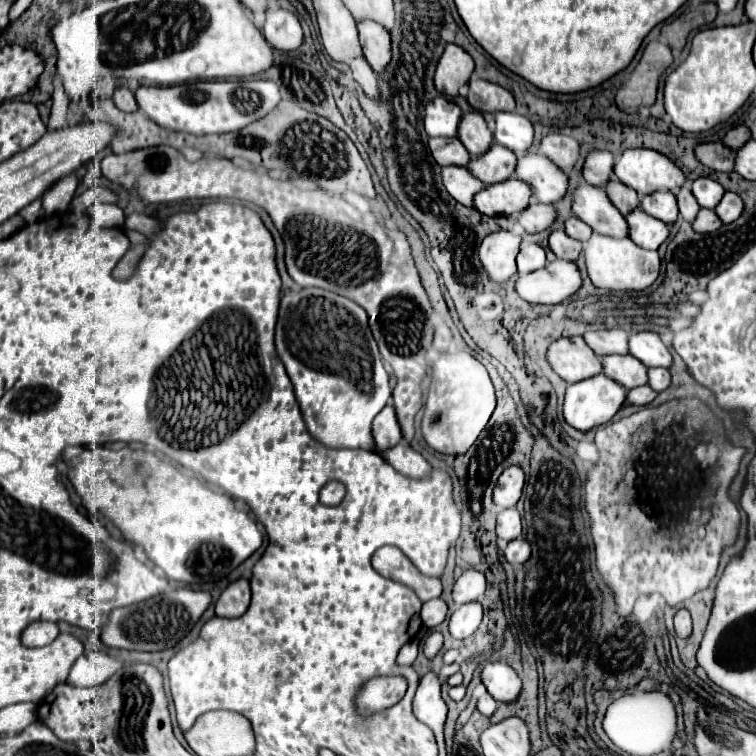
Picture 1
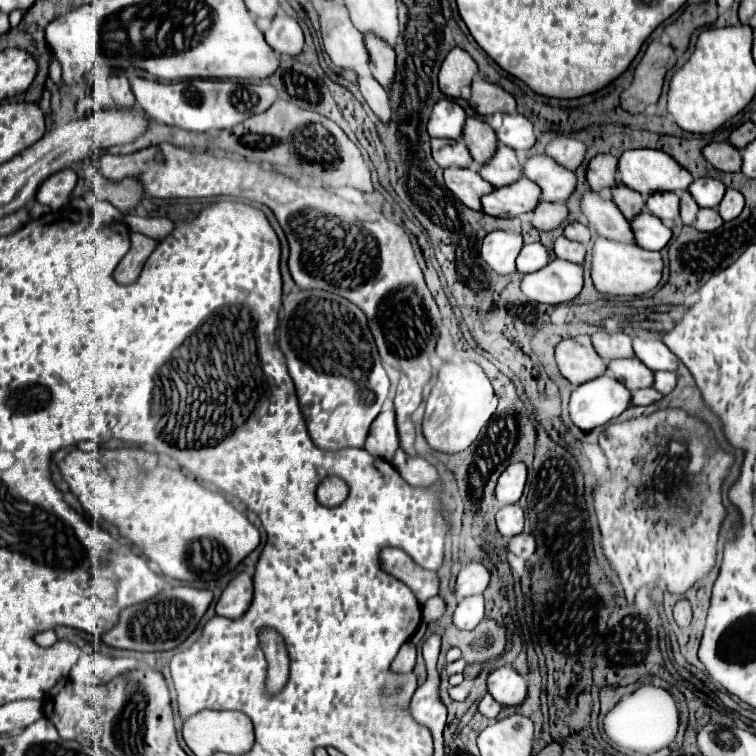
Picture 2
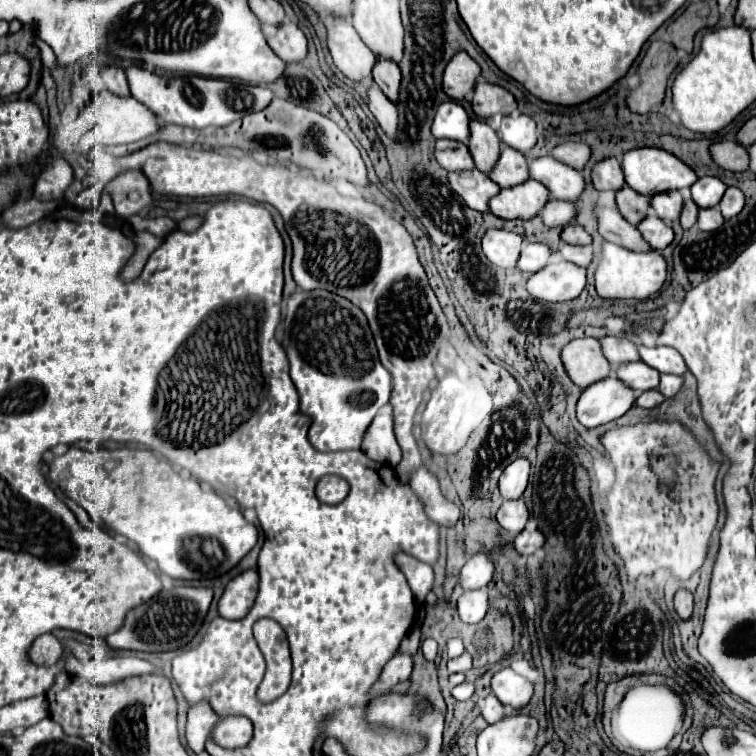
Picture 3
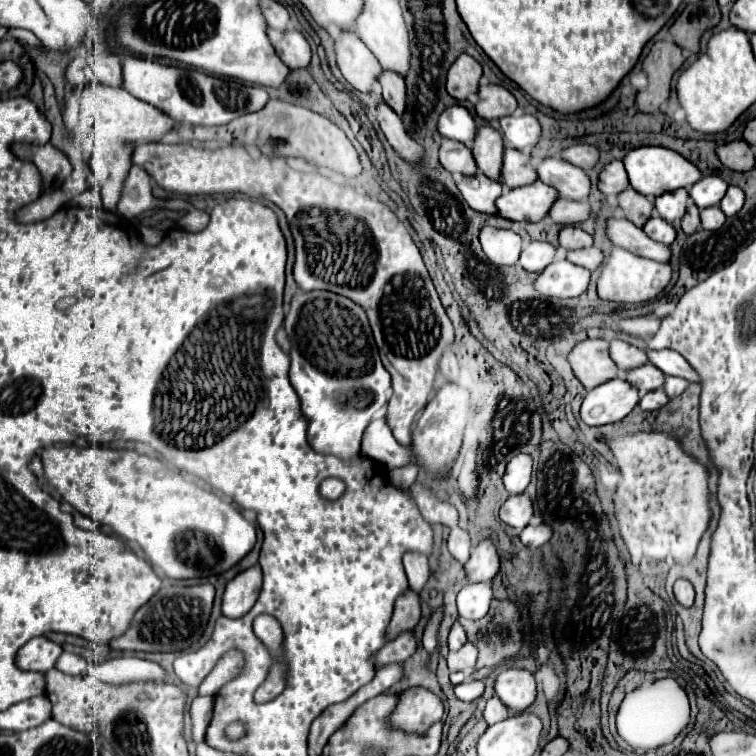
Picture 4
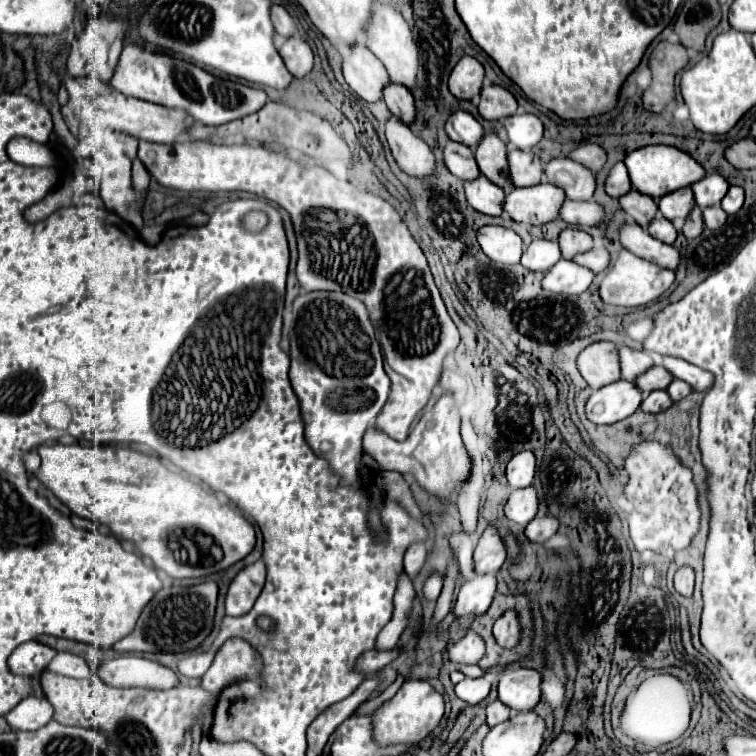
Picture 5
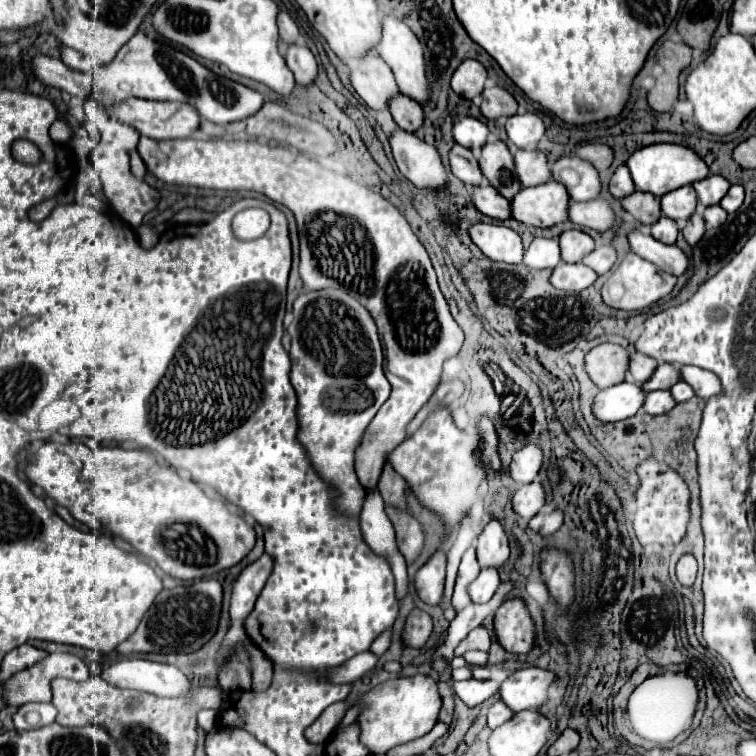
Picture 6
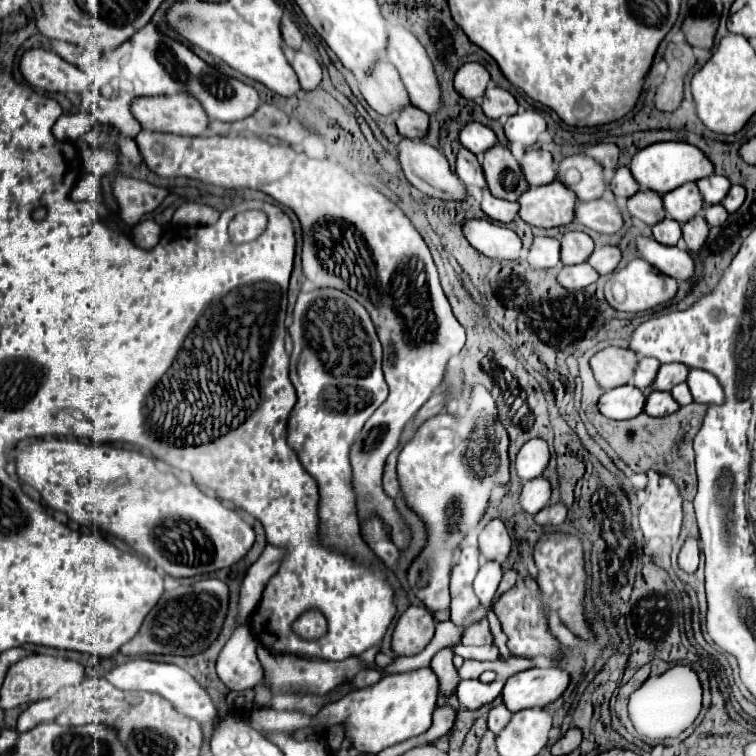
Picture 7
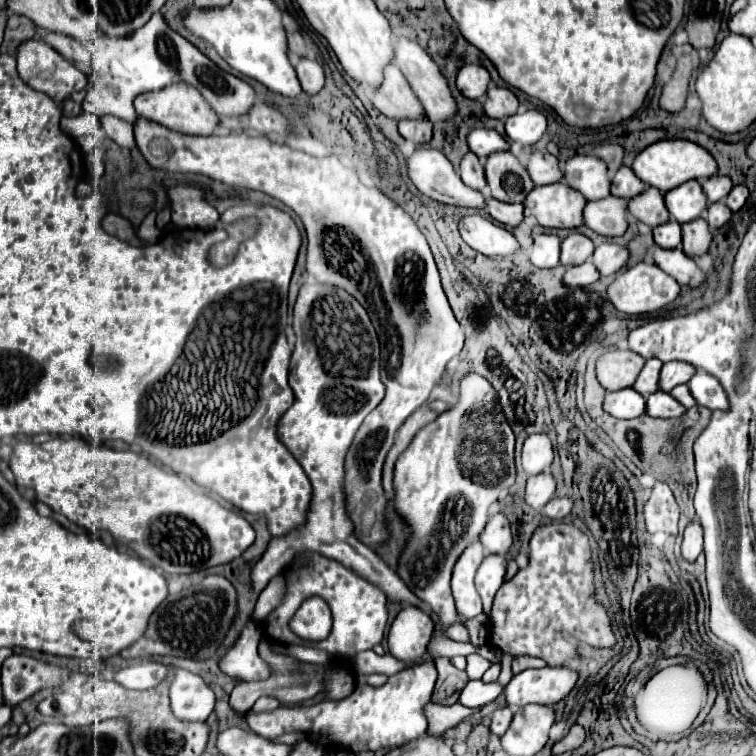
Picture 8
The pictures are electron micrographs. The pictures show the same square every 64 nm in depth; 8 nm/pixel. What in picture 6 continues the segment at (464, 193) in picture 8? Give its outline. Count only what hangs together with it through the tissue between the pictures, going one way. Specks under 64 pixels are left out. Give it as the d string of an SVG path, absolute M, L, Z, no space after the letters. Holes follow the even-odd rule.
M402 128L390 136L390 148L398 170L418 188L440 188L444 184L444 166L434 146Z

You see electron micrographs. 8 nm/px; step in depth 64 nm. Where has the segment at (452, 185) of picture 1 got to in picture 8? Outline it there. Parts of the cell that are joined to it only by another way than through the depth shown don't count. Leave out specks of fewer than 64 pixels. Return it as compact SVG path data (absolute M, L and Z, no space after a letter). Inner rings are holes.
M486 198L484 208L494 220L498 220L500 224L506 224L506 226L518 226L524 218L522 204L508 204L508 202L500 202L494 198Z

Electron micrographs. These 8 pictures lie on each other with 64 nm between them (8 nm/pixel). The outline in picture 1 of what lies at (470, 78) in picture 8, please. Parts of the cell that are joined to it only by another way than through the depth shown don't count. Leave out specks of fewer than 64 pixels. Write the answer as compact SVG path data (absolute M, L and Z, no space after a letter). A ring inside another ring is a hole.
M446 44L434 74L434 86L442 96L456 96L458 88L474 72L474 60L456 44Z

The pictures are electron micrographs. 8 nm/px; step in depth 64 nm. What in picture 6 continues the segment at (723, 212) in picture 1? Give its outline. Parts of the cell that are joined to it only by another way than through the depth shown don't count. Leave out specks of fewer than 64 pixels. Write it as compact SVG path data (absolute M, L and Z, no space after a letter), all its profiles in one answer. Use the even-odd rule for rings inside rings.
M730 186L728 194L722 198L720 206L726 210L726 212L736 212L744 202L744 188L742 186Z

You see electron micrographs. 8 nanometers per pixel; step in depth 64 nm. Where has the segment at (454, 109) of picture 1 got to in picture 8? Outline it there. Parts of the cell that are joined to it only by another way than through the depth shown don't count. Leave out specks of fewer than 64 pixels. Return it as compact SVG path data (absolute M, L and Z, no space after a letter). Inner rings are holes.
M488 128L470 130L466 136L466 142L468 142L468 148L478 158L486 158L498 150L508 150L508 142L496 130L488 130Z

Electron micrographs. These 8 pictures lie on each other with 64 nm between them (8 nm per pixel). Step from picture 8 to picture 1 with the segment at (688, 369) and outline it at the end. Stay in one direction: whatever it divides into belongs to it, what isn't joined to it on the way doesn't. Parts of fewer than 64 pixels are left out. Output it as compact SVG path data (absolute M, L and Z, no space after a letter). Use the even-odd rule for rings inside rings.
M610 354L610 356L602 356L600 360L602 360L602 372L614 382L618 382L620 386L624 386L626 390L648 382L646 366L640 364L630 354L624 354L624 356Z

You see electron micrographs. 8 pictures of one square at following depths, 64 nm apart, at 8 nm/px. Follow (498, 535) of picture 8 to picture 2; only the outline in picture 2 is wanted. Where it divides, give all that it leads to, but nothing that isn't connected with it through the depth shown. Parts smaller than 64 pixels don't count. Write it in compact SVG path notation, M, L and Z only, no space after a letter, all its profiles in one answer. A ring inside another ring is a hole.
M478 562L464 564L458 574L456 586L454 586L454 594L458 600L462 600L466 596L482 594L488 586L488 580L490 580L490 574L482 564L478 564Z

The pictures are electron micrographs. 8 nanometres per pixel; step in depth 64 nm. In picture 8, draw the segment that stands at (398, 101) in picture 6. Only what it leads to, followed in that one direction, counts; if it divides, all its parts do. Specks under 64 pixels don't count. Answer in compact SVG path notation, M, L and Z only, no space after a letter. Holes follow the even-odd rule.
M426 116L414 120L400 120L398 132L414 144L426 144L432 138L432 122Z

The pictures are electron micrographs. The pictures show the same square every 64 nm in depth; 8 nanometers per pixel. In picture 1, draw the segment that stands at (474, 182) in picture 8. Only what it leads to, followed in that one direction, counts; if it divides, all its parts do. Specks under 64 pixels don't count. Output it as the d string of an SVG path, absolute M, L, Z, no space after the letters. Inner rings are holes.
M430 138L430 152L440 166L466 166L470 160L470 154L458 138Z

